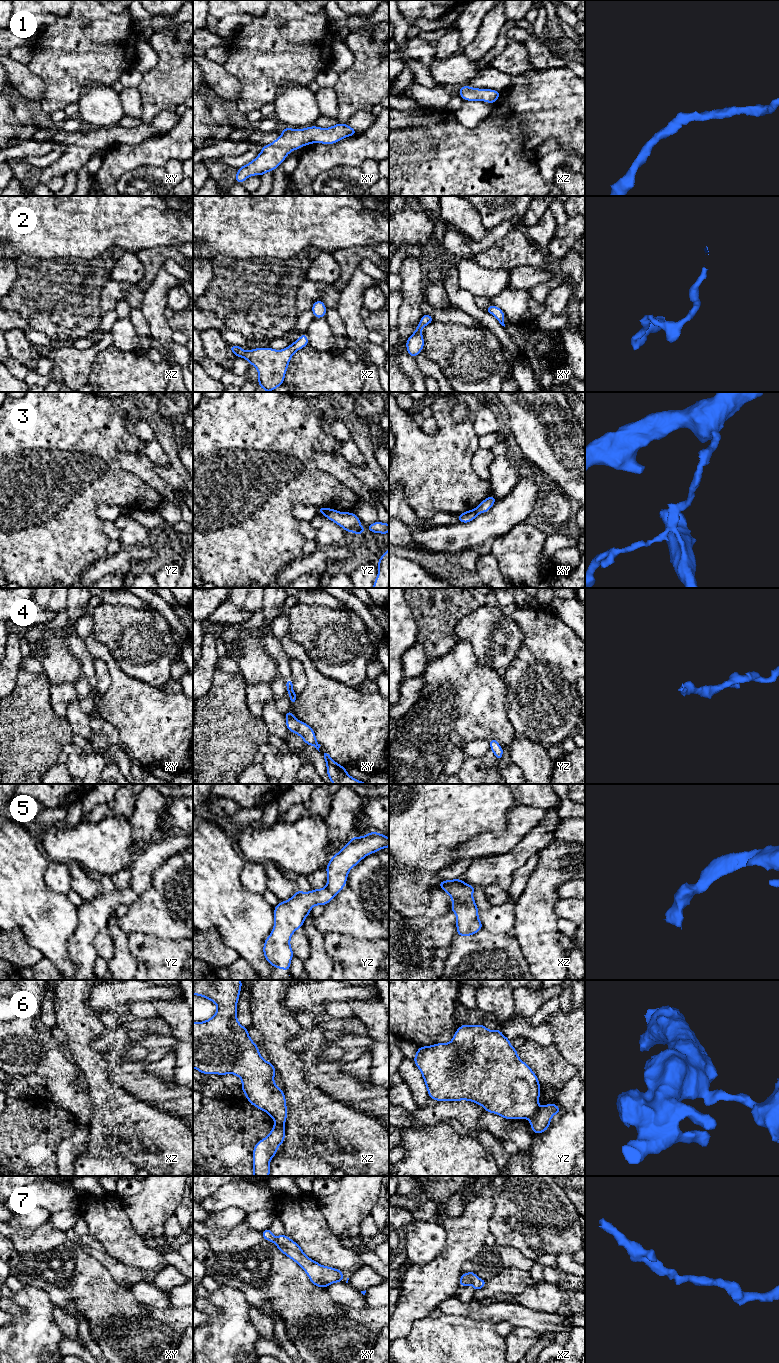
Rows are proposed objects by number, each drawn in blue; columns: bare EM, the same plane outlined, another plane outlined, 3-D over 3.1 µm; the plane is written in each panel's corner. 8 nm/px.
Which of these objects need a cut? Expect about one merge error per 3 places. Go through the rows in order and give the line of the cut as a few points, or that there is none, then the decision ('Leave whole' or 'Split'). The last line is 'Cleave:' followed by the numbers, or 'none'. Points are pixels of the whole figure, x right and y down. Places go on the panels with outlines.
1: No split. Leave whole
2: No split. Leave whole
3: Split along xy (473, 509), (477, 514). Split
4: No split. Leave whole
5: No split. Leave whole
6: Split along yz (538, 1106), (529, 1119). Split
7: No split. Leave whole
Cleave: 3, 6

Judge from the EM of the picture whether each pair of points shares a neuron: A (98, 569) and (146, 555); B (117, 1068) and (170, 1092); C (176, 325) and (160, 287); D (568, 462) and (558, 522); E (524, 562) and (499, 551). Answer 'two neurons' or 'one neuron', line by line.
A: one neuron
B: one neuron
C: two neurons
D: two neurons
E: one neuron

